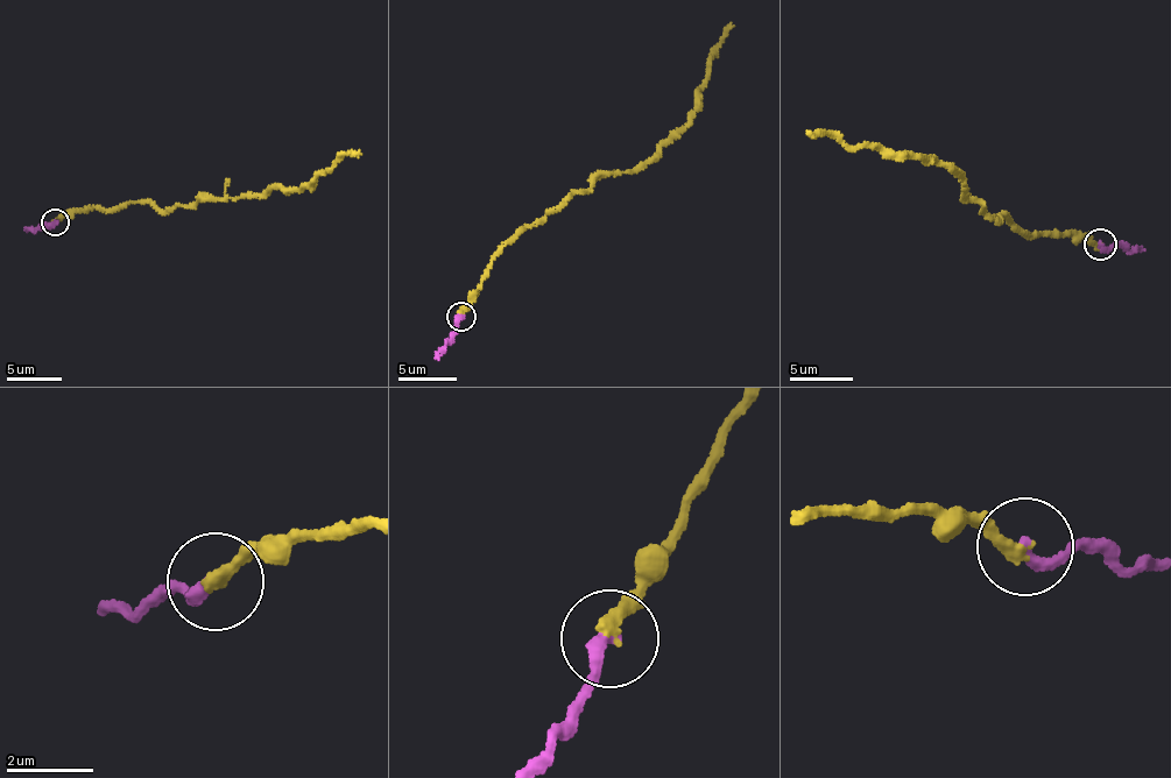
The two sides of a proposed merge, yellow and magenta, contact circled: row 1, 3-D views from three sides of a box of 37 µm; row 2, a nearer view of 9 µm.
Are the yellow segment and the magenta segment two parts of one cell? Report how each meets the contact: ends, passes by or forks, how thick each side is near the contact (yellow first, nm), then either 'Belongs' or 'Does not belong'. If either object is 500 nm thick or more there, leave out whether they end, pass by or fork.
At the ring yellow ends. At the ring magenta ends. Thickness 320 nm (yellow) against 320 nm. Belongs

